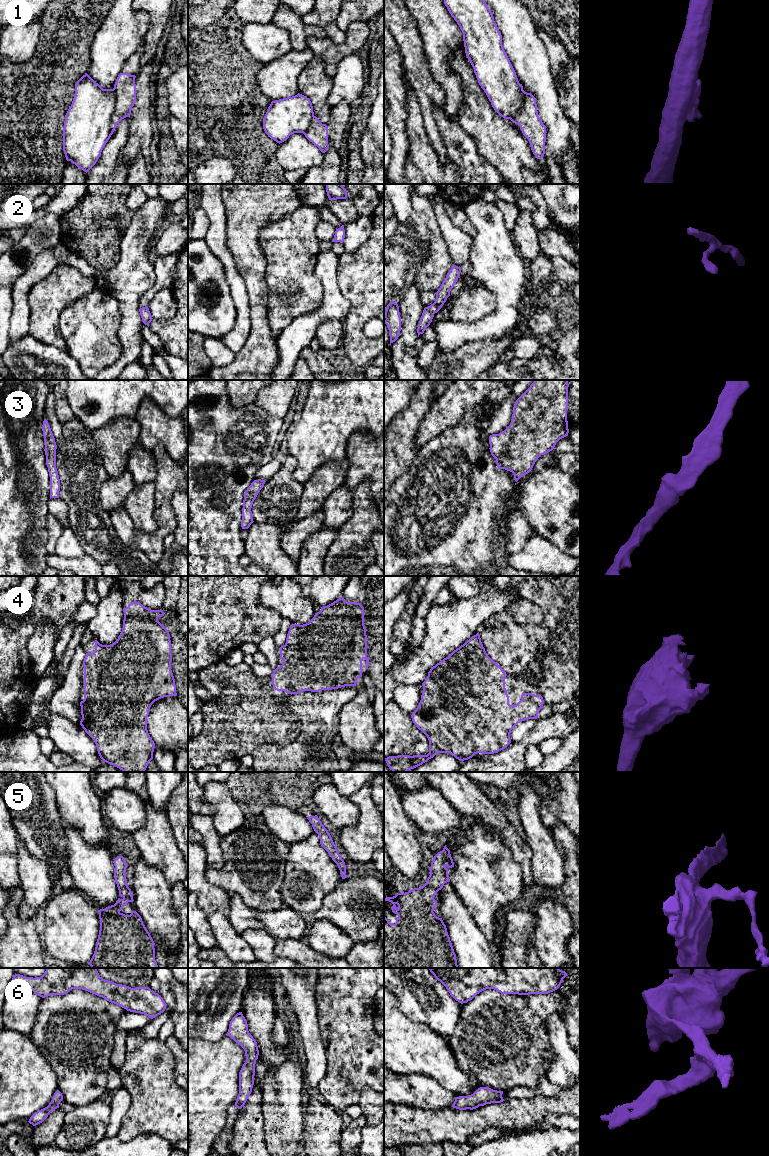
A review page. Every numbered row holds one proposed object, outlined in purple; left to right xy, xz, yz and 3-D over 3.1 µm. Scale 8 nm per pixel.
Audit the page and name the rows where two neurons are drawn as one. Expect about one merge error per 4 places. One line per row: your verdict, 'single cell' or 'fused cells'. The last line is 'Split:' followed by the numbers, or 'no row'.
1: fused cells
2: single cell
3: single cell
4: single cell
5: single cell
6: single cell
Split: 1

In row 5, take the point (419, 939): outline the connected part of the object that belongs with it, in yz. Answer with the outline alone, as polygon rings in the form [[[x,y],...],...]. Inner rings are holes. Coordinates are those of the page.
[[[445,846],[434,856],[430,875],[422,887],[385,898],[393,904],[392,912],[398,917],[395,924],[384,917],[384,968],[459,968],[446,925],[433,912],[438,904],[434,897],[450,882],[448,869],[452,867],[454,862]]]

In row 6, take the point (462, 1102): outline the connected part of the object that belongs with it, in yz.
[[[480,1087],[471,1095],[456,1097],[452,1107],[459,1110],[473,1110],[486,1104],[501,1103],[505,1101],[502,1094],[503,1091]]]

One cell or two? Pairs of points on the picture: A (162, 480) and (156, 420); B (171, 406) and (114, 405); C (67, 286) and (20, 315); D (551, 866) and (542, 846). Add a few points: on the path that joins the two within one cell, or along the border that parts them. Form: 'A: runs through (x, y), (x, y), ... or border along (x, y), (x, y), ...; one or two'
A: border along (151, 450), (156, 445), (161, 444), (174, 460); two
B: runs through (157, 392), (128, 392); one
C: border along (35, 285), (29, 294), (30, 322), (28, 331); two
D: runs through (547, 861), (544, 851); one

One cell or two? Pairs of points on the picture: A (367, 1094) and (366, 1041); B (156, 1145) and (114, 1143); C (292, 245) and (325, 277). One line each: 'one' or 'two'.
A: two
B: one
C: two

